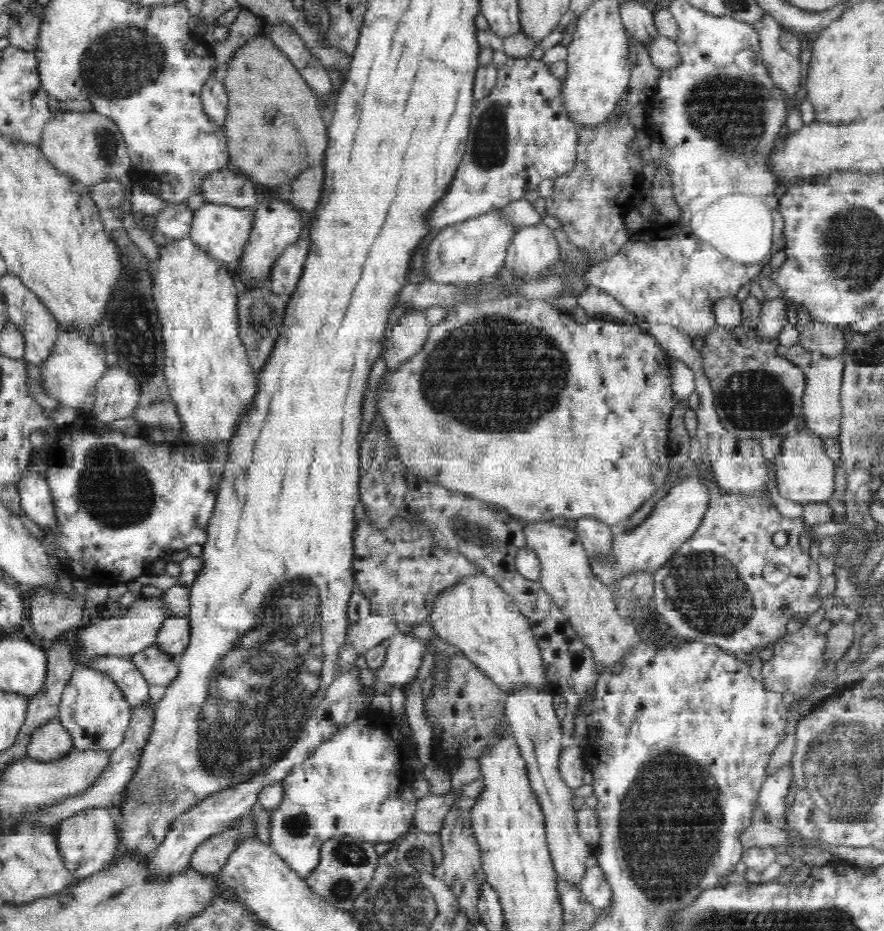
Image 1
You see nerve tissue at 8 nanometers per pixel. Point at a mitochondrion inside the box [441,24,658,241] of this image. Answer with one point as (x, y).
(490, 143)

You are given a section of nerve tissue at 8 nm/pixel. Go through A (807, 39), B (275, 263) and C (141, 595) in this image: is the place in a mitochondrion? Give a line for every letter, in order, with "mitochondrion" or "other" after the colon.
A: other
B: other
C: other

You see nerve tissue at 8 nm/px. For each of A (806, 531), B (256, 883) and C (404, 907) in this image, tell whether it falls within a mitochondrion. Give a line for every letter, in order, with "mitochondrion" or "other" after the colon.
A: other
B: other
C: mitochondrion

